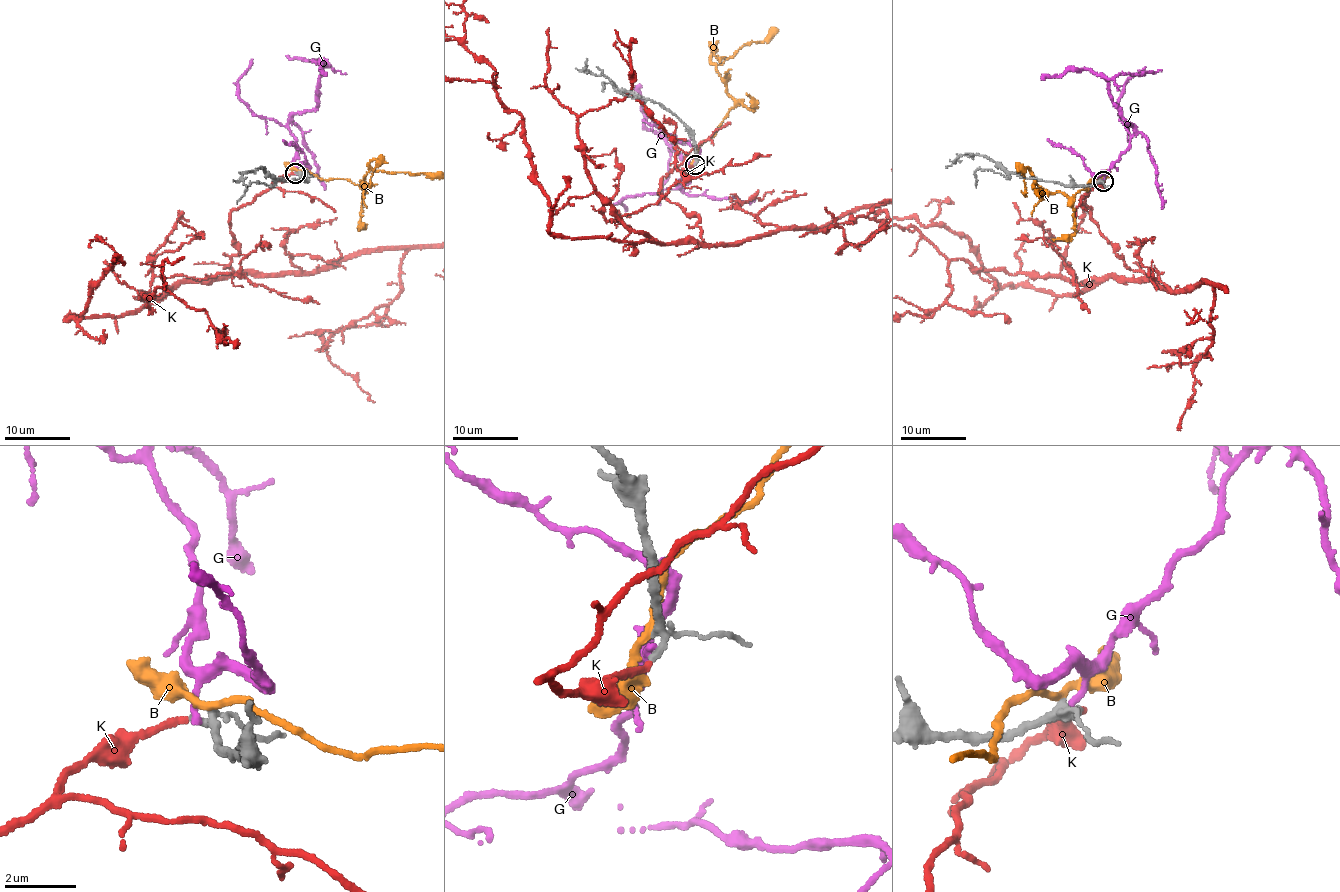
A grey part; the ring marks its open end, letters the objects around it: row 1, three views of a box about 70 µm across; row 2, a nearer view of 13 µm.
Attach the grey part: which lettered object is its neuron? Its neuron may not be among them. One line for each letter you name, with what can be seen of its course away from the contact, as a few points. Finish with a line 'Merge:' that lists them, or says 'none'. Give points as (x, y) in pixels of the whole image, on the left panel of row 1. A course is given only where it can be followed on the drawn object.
Merge: K

